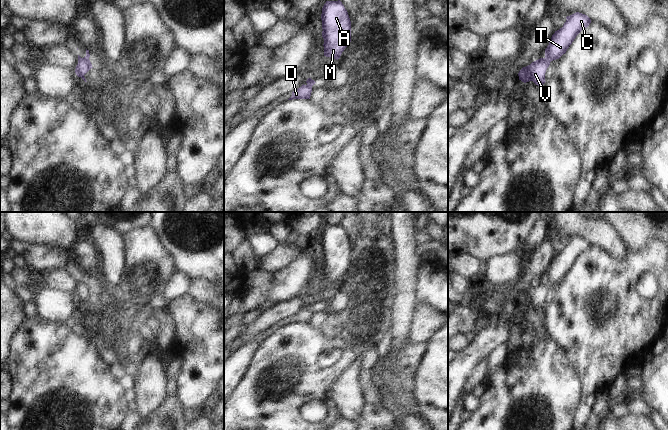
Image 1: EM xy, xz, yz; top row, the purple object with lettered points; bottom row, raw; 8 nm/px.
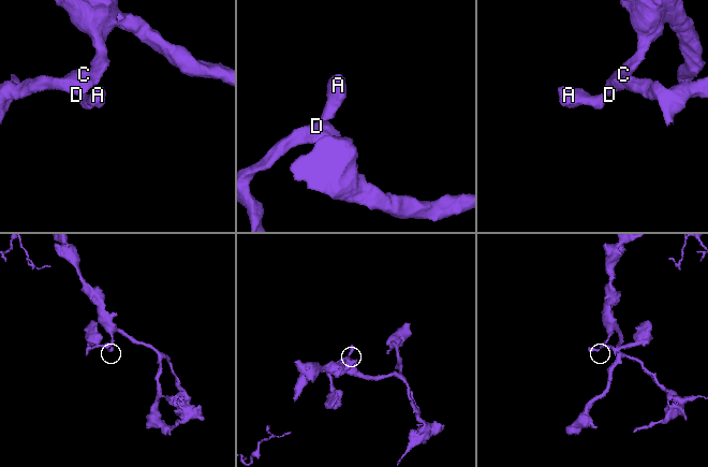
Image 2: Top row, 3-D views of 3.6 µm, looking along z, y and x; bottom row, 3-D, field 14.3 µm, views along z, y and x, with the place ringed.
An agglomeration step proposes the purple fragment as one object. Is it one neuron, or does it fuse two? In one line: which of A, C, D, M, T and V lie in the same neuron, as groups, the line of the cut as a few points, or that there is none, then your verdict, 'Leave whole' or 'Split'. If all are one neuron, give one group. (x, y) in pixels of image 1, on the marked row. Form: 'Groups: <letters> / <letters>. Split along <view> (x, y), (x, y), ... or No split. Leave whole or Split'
Groups: A C D M T V. No split. Leave whole

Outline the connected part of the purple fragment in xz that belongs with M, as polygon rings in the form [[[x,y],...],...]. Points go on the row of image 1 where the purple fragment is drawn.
[[[340,0],[326,1],[322,8],[324,56],[338,60],[351,42],[351,21]]]

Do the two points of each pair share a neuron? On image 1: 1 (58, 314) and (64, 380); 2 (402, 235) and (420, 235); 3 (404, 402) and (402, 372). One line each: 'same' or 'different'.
1: different
2: different
3: same

